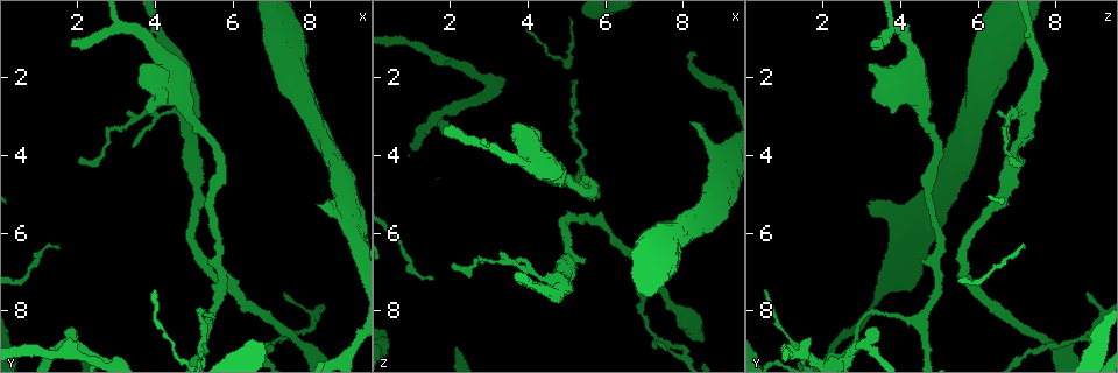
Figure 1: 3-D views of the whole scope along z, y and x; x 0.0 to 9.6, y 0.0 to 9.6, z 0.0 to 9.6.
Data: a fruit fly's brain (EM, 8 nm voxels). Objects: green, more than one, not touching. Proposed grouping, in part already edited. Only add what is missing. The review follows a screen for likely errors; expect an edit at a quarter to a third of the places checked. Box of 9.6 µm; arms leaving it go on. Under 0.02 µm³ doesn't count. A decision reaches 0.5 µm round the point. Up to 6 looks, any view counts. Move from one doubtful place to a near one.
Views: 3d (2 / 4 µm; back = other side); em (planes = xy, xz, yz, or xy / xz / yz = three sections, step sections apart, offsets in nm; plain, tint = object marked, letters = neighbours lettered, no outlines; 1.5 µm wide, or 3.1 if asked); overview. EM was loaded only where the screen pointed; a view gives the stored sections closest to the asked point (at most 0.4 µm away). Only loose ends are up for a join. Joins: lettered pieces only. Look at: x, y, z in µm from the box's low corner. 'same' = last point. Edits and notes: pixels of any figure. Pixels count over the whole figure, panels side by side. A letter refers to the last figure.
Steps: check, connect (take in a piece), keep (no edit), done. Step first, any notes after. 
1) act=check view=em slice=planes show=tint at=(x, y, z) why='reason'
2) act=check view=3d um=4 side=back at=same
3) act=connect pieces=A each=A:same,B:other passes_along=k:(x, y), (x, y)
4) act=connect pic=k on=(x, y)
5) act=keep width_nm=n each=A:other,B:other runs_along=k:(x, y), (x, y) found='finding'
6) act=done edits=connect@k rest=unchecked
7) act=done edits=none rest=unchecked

act=check view=em slice=planes show=letters at=(2.00, 4.20, 6.80)

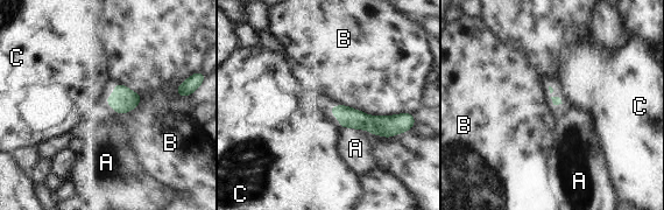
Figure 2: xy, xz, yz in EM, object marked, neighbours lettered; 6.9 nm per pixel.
act=keep each=A:other,B:other,C:other runs_along=2:(333, 109), (362, 121), (396, 121) found='none of them fits'

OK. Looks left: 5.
act=check view=em slice=planes show=plain at=(8.25, 5.30, 3.15) why='thin end'

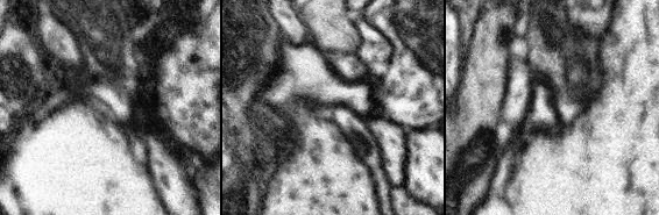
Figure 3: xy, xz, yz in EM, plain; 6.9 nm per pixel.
act=check view=em slice=planes show=letters at=same why='what lies round it'

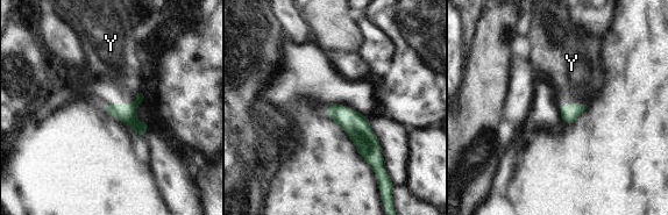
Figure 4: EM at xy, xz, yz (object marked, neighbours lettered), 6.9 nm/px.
act=connect pieces=Y longest_contact=Y:300nm each=Y:same passes_along=4:(126, 113), (127, 105), (118, 70) found='the neuron continues'

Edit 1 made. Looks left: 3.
act=done edits=connect@4 rest=unchecked

